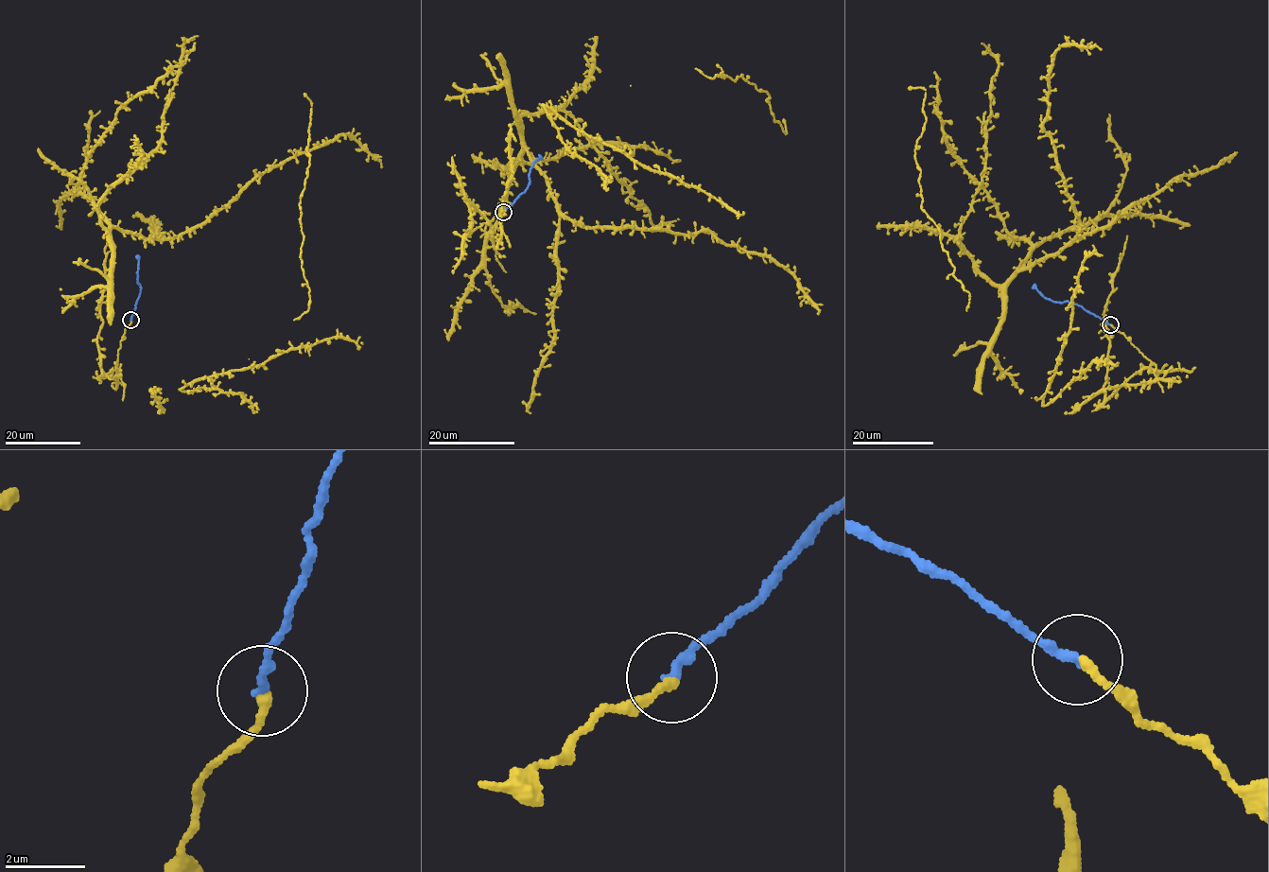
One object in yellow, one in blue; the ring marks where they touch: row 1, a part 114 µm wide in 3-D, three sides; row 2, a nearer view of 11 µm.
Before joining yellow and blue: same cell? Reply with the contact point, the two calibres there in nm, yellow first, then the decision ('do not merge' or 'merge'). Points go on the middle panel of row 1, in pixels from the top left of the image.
(503, 212) | 200/220 nm | merge

